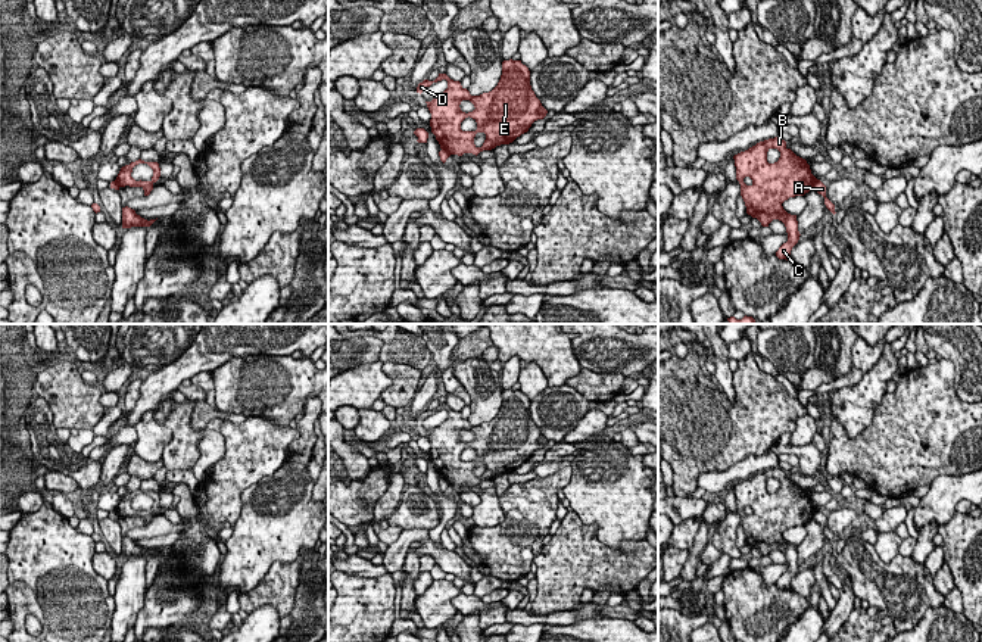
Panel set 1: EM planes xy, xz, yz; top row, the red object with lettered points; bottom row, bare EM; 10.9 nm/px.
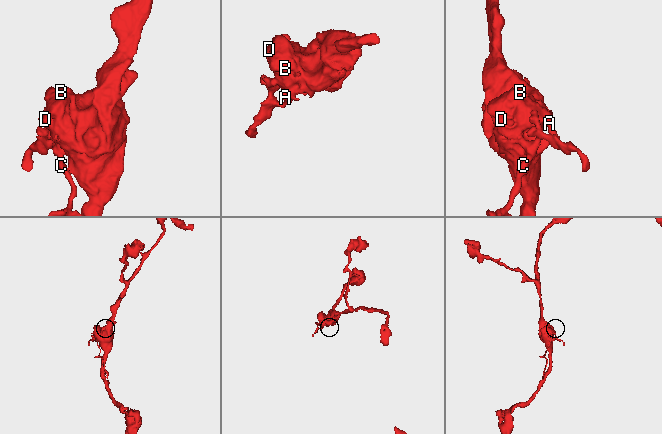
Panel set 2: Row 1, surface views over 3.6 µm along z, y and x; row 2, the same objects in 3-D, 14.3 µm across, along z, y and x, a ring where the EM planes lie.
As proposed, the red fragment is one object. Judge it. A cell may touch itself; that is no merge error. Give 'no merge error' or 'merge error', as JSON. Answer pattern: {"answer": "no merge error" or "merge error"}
{"answer": "merge error"}

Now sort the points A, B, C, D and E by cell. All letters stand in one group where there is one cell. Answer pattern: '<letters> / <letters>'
A C / B D E

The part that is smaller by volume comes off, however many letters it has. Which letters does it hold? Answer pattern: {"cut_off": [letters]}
{"cut_off": ["A", "C"]}

